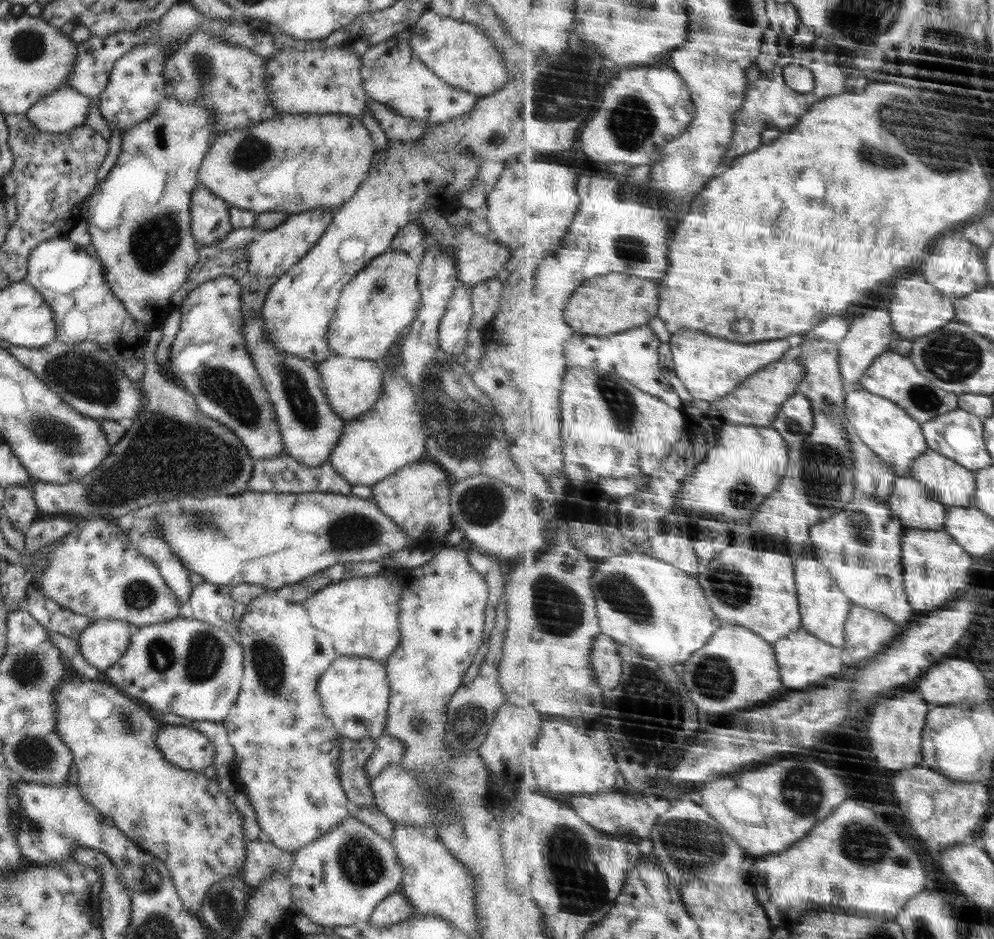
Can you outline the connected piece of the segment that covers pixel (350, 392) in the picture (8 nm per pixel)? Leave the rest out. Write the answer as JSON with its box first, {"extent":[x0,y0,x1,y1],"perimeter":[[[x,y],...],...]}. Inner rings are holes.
{"extent":[317,354,384,421],"perimeter":[[[336,354],[323,361],[317,361],[317,372],[321,376],[322,386],[320,387],[331,409],[345,421],[356,419],[361,414],[368,412],[369,408],[379,400],[383,390],[384,365],[375,361]]]}

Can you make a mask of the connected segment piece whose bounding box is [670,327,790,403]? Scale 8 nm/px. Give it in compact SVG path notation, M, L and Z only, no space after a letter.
M685 327L684 332L674 334L671 339L677 373L688 390L709 403L720 401L735 392L752 374L759 373L768 365L775 364L790 350L788 339L772 340L762 344L740 344L724 338L712 338L708 334Z

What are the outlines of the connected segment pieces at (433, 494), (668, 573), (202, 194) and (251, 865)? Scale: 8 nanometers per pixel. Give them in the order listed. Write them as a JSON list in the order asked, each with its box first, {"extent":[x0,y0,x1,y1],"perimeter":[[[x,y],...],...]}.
[{"extent":[370,461,454,545],"perimeter":[[[432,461],[407,464],[370,487],[380,511],[416,545],[428,540],[440,542],[440,538],[447,537],[454,528],[450,509],[452,481],[445,470]]]},{"extent":[593,554,724,664],"perimeter":[[[620,554],[598,563],[593,586],[599,600],[599,617],[603,634],[614,637],[619,643],[631,646],[660,664],[680,664],[702,650],[722,628],[724,621],[716,614],[707,597],[707,591],[695,575],[680,567],[648,554]]]},{"extent":[191,183,234,247],"perimeter":[[[197,183],[191,192],[191,233],[200,247],[224,240],[234,229],[230,222],[229,207],[225,200]]]},{"extent":[241,839,293,887],"perimeter":[[[266,839],[247,840],[245,849],[241,879],[251,887],[269,879],[272,873],[288,873],[293,863],[293,853],[278,848]]]}]

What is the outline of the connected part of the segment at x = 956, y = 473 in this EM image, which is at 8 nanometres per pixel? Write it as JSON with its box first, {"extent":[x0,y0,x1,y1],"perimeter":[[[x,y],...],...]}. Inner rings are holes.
{"extent":[912,448,977,507],"perimeter":[[[932,448],[928,449],[922,457],[915,460],[912,475],[920,482],[929,486],[936,494],[935,498],[944,505],[952,507],[977,507],[977,471],[962,466],[956,459],[942,454]]]}

